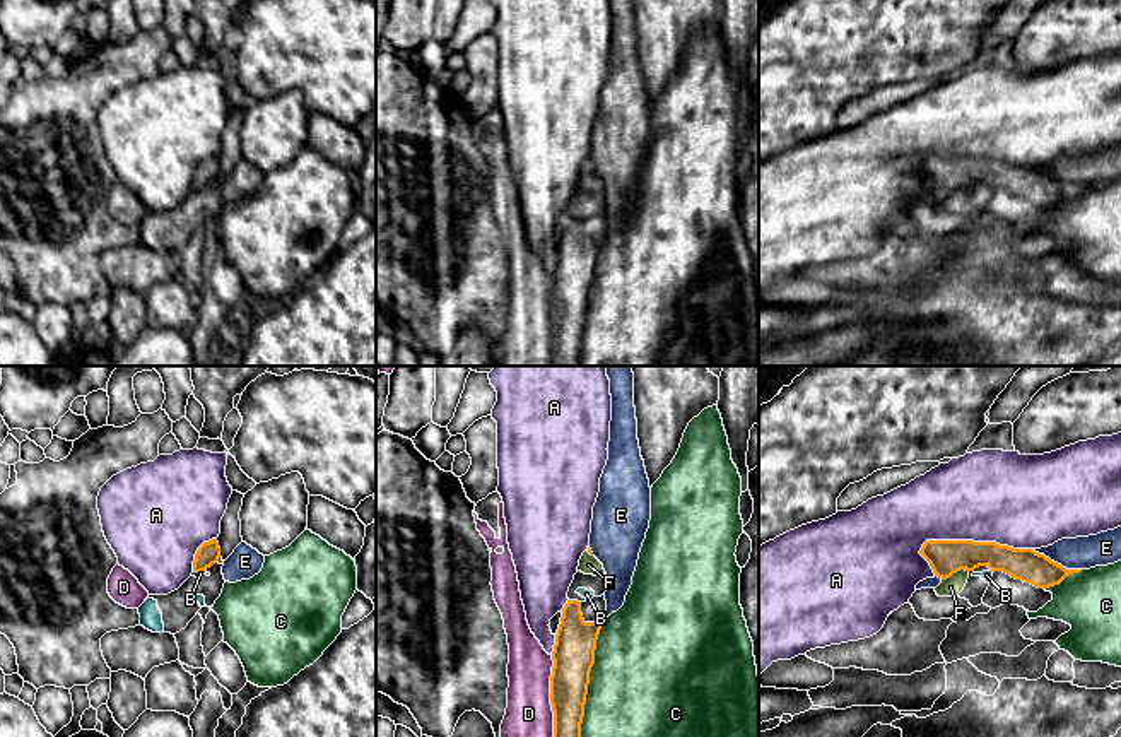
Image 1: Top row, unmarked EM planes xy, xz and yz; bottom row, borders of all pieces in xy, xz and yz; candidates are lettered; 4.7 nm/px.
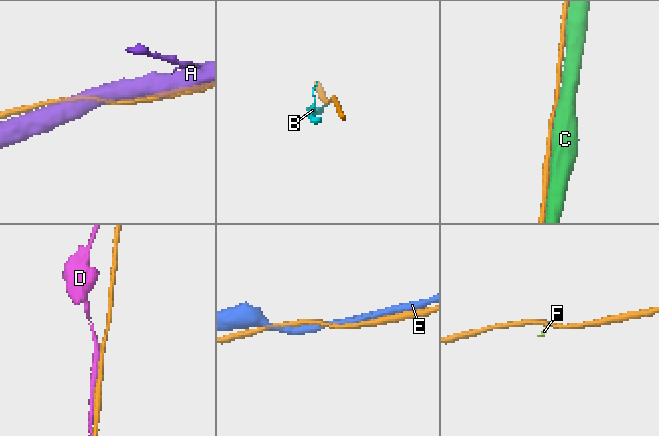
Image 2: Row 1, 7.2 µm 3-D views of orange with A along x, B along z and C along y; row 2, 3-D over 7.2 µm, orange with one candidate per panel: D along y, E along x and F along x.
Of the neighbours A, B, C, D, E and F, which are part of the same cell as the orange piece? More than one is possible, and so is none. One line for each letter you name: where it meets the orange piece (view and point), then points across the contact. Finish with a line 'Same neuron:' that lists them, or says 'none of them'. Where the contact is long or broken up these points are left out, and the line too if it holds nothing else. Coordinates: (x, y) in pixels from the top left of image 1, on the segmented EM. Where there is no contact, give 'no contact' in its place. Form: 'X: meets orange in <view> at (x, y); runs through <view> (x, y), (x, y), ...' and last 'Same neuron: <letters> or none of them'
Same neuron: none of them

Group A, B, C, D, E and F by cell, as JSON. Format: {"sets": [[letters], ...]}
{"sets": [["A"], ["B", "F"], ["C"], ["D"], ["E"]]}

